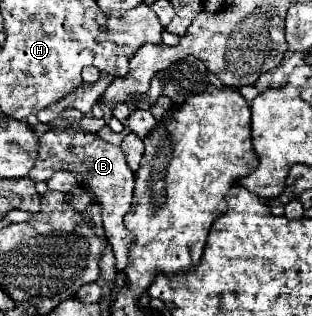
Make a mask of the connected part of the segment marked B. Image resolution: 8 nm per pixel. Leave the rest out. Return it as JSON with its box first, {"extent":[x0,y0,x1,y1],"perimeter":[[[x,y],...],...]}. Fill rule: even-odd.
{"extent":[29,127,133,271],"perimeter":[[[55,127],[39,137],[39,159],[29,171],[29,177],[35,183],[47,181],[55,171],[61,169],[73,171],[79,183],[95,191],[95,201],[103,205],[103,229],[115,253],[115,267],[117,271],[123,271],[123,267],[127,265],[127,247],[131,245],[131,235],[127,235],[123,217],[131,209],[133,197],[133,171],[127,167],[125,153],[121,151],[121,147],[109,145],[99,139],[95,133],[87,133],[83,129]]]}

